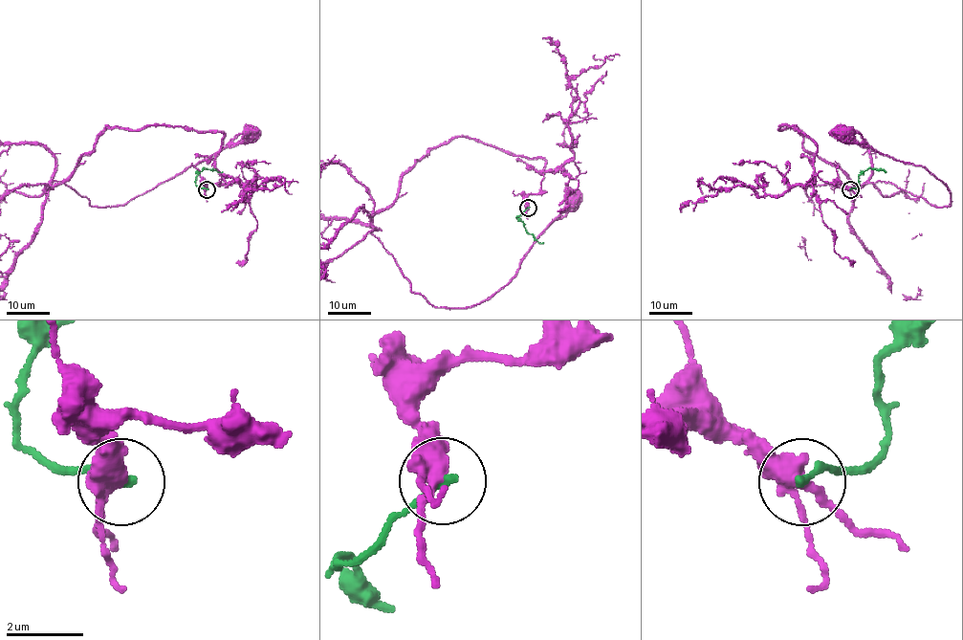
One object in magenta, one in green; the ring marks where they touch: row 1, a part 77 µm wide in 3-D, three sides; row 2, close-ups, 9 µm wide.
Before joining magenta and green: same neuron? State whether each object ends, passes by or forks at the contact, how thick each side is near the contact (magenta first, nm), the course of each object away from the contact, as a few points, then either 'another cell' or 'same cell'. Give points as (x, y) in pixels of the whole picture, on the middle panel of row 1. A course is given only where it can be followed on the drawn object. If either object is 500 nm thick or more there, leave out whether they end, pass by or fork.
magenta forks | green ends | 360/220 nm | magenta via (529, 208), (545, 162), (450, 138), (416, 160), (372, 232), (412, 292), (470, 307), (510, 280), (571, 200) | green via (529, 208), (516, 215), (525, 230), (540, 243), (543, 242) | another cell

